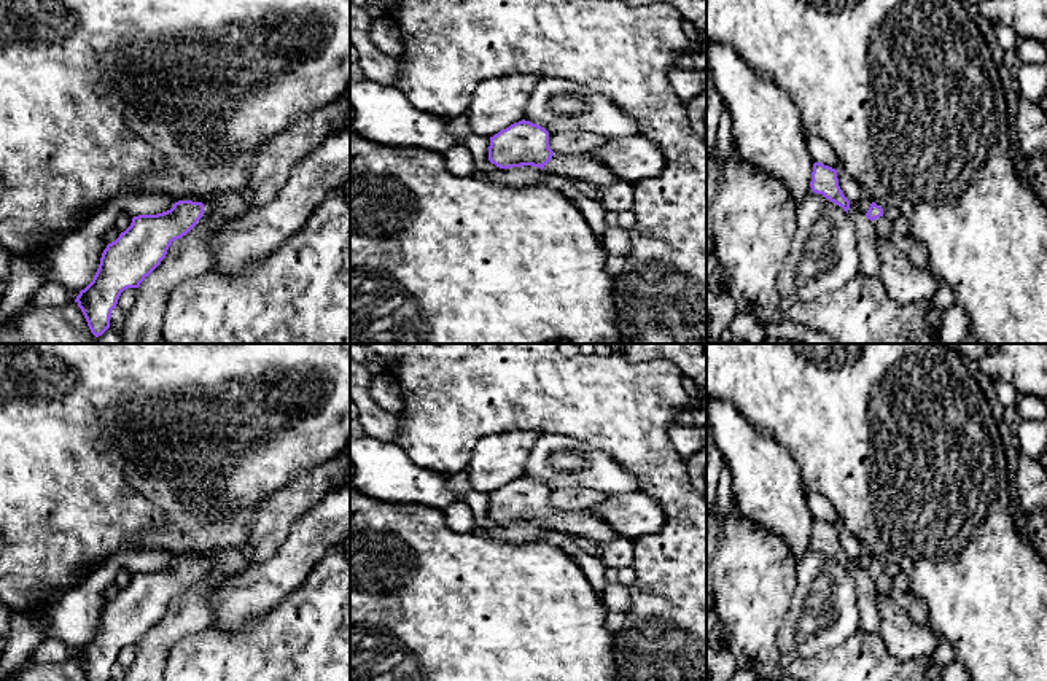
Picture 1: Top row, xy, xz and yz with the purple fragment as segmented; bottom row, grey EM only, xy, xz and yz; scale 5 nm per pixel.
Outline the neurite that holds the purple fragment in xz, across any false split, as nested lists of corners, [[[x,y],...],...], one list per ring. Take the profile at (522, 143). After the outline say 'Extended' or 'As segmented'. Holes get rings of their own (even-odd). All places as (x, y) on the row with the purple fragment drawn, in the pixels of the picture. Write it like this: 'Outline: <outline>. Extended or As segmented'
Outline: [[[525,119],[490,137],[488,161],[500,169],[533,165],[598,188],[621,181],[605,164],[589,154],[554,153],[549,148],[549,132]]]. Extended

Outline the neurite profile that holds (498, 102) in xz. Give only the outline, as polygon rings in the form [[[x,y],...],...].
[[[516,73],[481,81],[465,113],[473,134],[490,138],[511,124],[522,121],[538,80],[535,75]]]

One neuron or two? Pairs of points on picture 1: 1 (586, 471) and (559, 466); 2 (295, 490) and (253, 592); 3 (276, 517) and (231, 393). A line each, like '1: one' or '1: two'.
1: one
2: two
3: two

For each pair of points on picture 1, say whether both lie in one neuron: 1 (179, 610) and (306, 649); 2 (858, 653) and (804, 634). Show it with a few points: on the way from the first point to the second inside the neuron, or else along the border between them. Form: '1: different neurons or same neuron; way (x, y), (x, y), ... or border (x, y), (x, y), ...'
1: different neurons; border (210, 624), (177, 642)
2: different neurons; border (858, 629), (839, 645), (828, 646), (802, 659)

